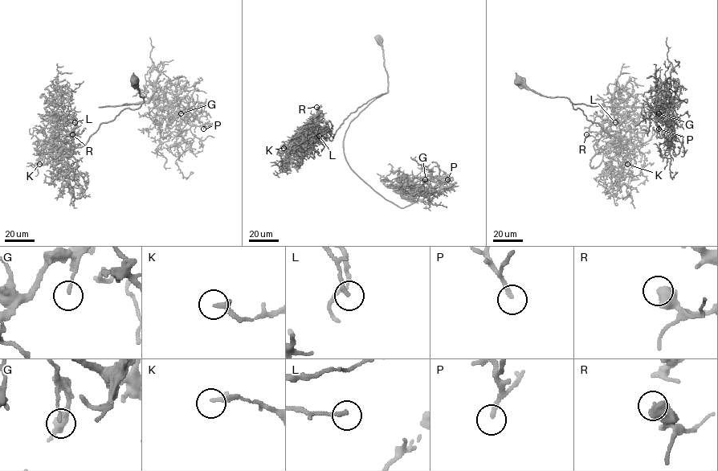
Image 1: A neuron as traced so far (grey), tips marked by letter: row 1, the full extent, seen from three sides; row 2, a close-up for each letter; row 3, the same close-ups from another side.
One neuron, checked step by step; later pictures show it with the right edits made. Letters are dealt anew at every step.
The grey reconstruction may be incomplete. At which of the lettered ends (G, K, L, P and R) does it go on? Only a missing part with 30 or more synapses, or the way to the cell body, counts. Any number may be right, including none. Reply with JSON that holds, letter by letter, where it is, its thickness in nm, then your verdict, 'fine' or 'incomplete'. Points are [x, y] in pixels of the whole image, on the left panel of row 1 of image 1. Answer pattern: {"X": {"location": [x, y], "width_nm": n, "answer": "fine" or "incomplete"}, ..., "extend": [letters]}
{"G": {"location": [181, 113], "width_nm": 140, "answer": "fine"}, "K": {"location": [39, 164], "width_nm": 240, "answer": "fine"}, "L": {"location": [75, 122], "width_nm": 190, "answer": "fine"}, "P": {"location": [203, 129], "width_nm": 200, "answer": "incomplete"}, "R": {"location": [72, 134], "width_nm": 700, "answer": "fine"}, "extend": ["P"]}

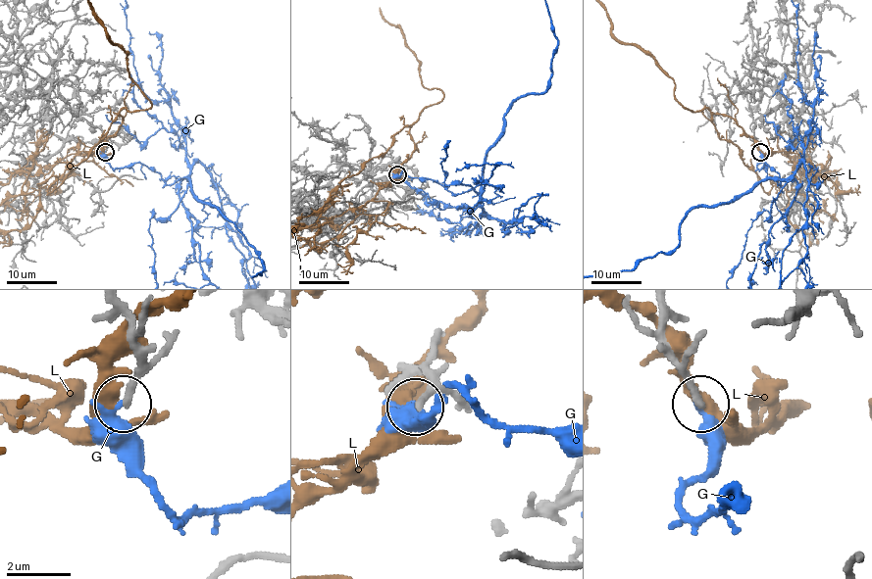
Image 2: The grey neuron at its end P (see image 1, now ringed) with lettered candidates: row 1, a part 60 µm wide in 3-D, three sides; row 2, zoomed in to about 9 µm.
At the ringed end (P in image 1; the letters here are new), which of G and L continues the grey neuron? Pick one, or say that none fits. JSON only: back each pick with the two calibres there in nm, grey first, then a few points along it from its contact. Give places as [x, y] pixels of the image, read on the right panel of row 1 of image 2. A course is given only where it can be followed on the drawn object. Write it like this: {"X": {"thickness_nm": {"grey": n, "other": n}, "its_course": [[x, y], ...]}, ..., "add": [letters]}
{"add": []}

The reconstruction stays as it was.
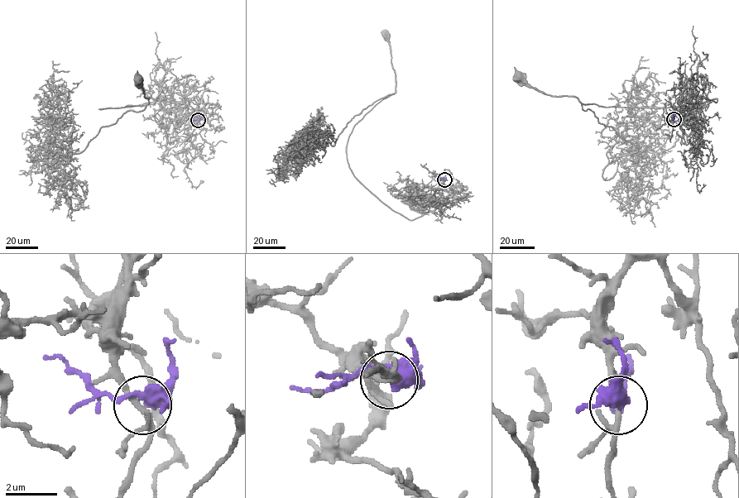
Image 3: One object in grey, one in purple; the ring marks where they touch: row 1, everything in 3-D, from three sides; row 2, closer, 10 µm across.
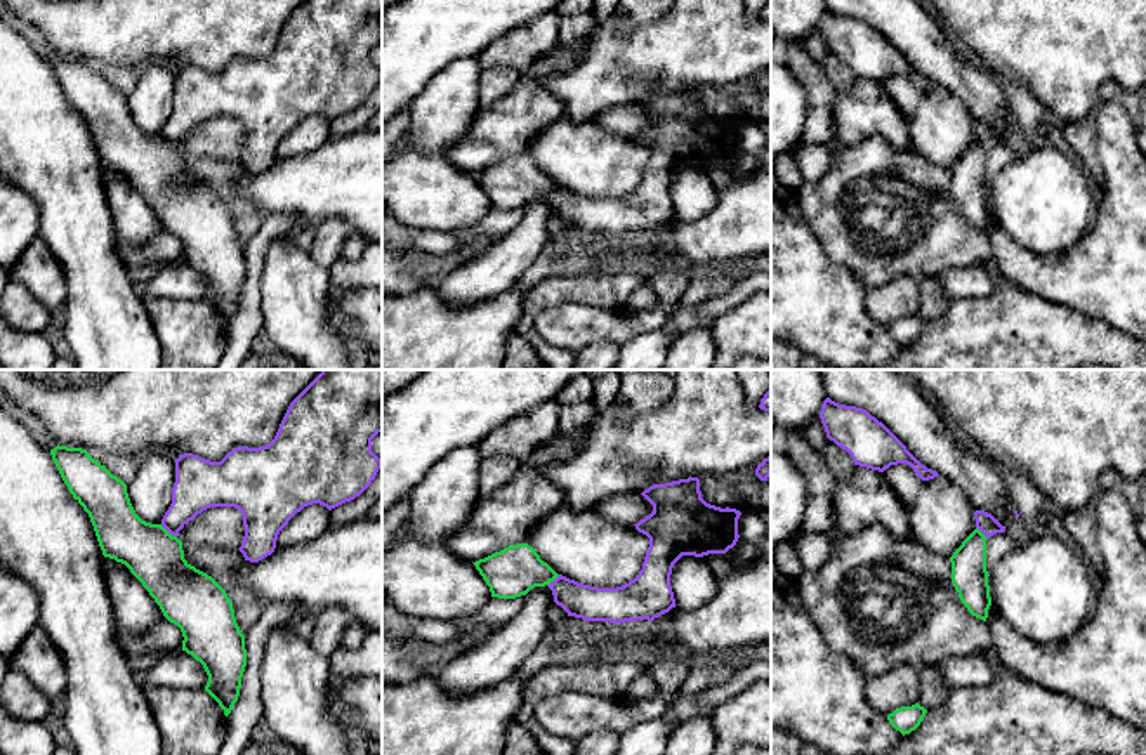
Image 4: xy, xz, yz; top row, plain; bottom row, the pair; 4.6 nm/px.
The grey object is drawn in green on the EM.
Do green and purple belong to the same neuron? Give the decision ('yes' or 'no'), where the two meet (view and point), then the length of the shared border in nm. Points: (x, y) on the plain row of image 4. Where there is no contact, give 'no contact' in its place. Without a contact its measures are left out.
no | xy (167, 143) | 100 nm

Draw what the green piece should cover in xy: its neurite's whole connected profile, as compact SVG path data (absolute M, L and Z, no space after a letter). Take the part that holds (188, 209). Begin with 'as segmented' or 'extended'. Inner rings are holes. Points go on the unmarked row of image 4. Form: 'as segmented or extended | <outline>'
as segmented | M57 56L50 66L69 104L89 125L102 167L125 175L160 217L163 227L181 240L182 262L203 276L208 286L205 302L227 328L240 307L247 260L226 201L184 170L182 153L177 148L135 125L127 95L94 71L87 61Z

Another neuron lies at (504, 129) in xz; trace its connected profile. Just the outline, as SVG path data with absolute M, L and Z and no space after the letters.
M587 38L559 45L537 59L512 92L481 108L467 135L443 149L451 165L476 174L509 156L526 154L528 144L549 125L564 118L563 102L547 89L545 78L575 66L585 52Z

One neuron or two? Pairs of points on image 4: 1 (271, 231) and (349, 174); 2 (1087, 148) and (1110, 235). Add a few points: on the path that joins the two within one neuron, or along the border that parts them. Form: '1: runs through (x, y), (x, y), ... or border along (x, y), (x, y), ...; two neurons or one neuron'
1: border along (263, 219), (273, 214), (287, 214), (294, 228); two neurons
2: border along (1096, 150), (1105, 181), (1098, 193); two neurons

